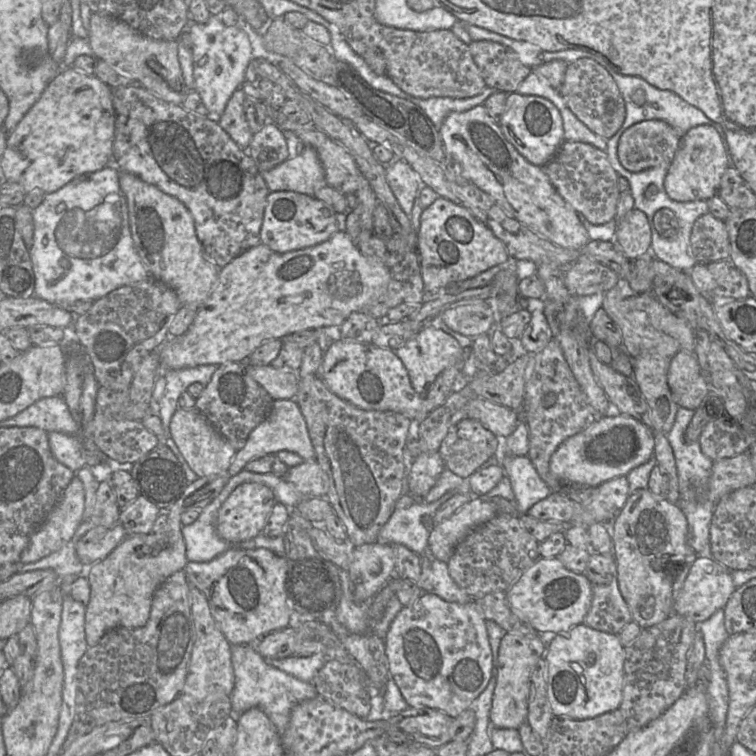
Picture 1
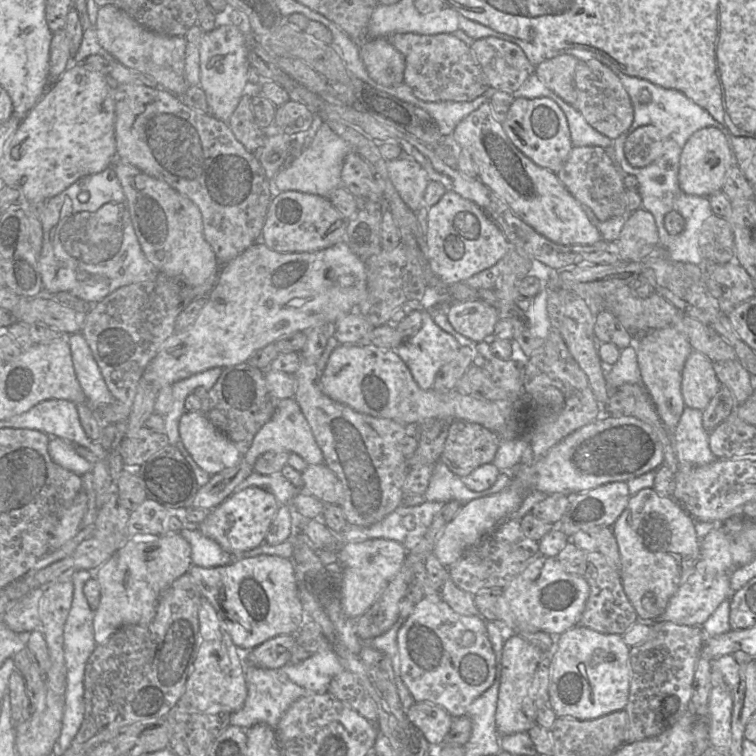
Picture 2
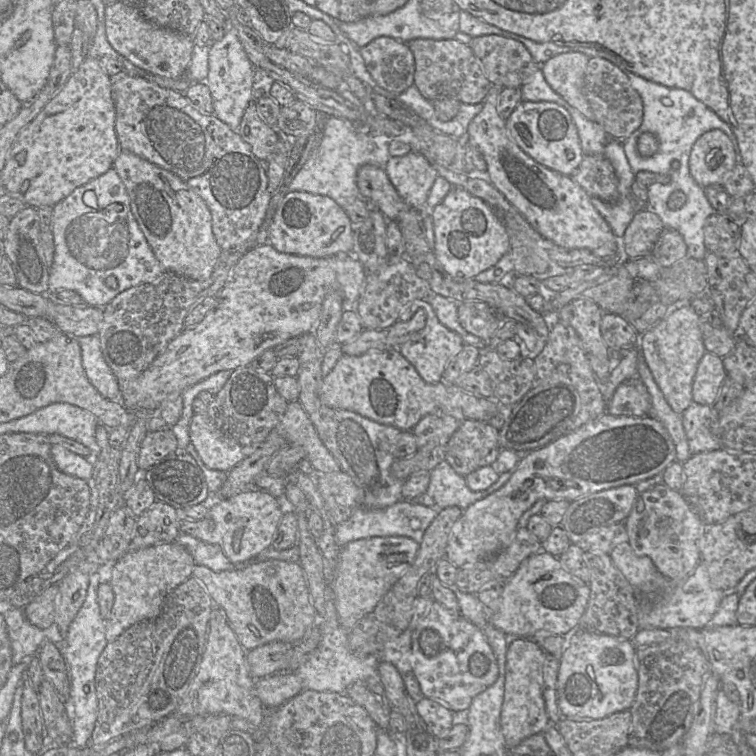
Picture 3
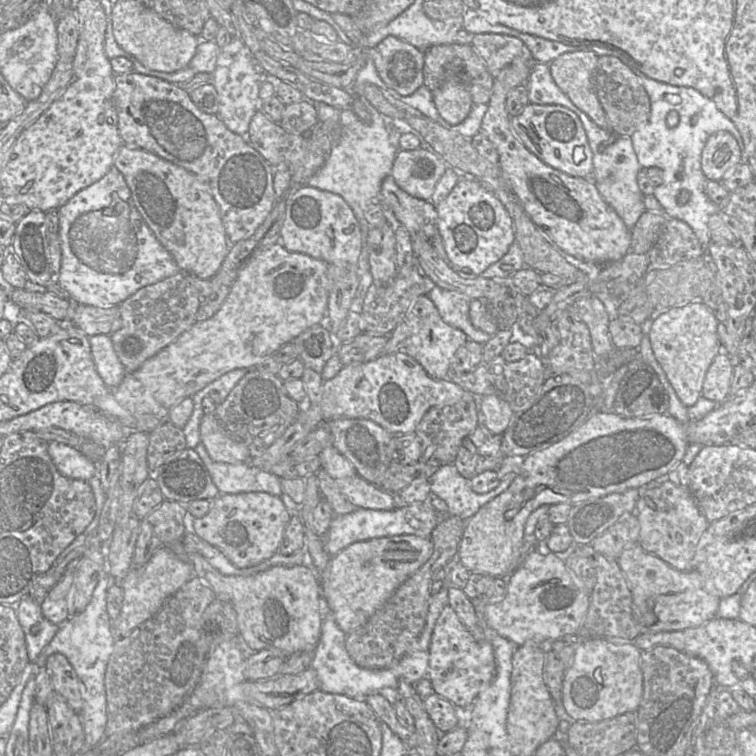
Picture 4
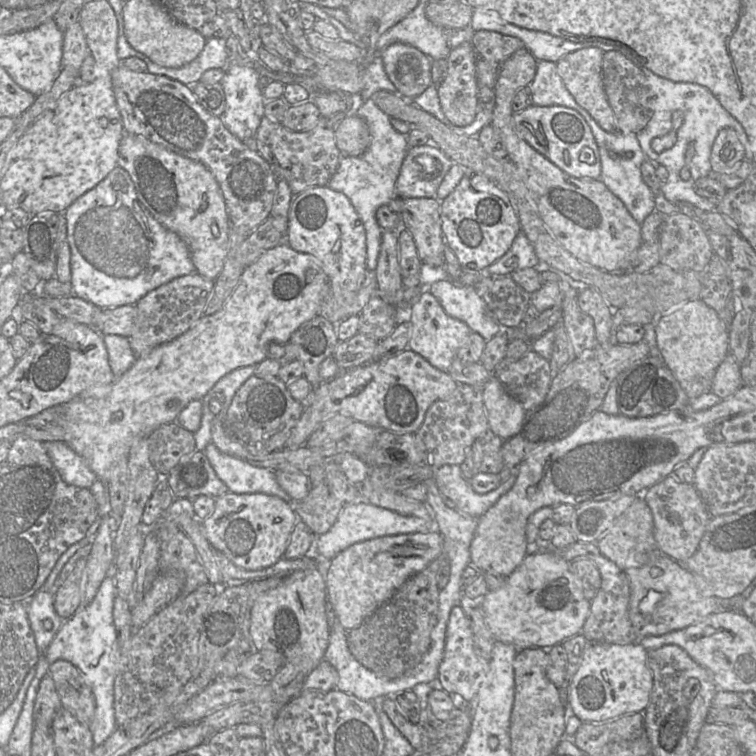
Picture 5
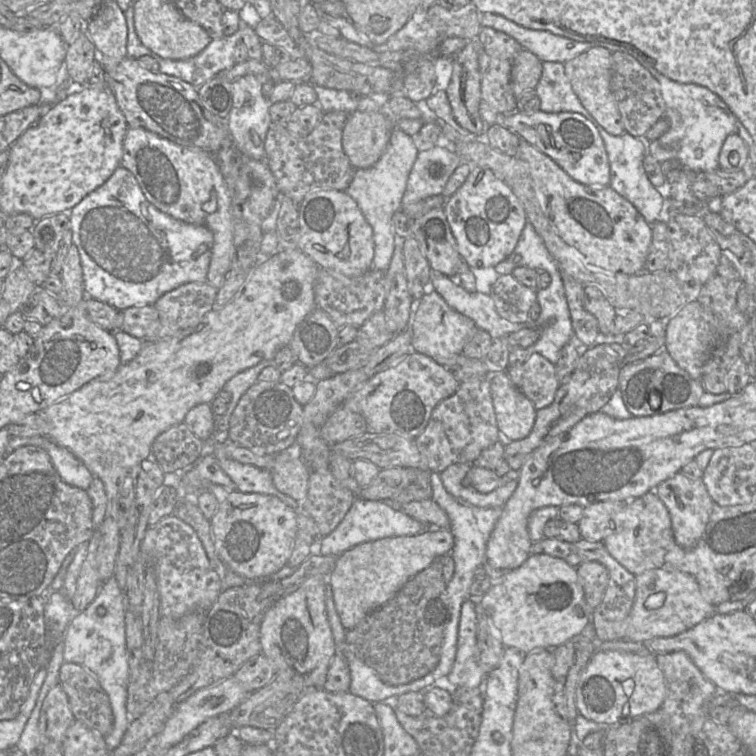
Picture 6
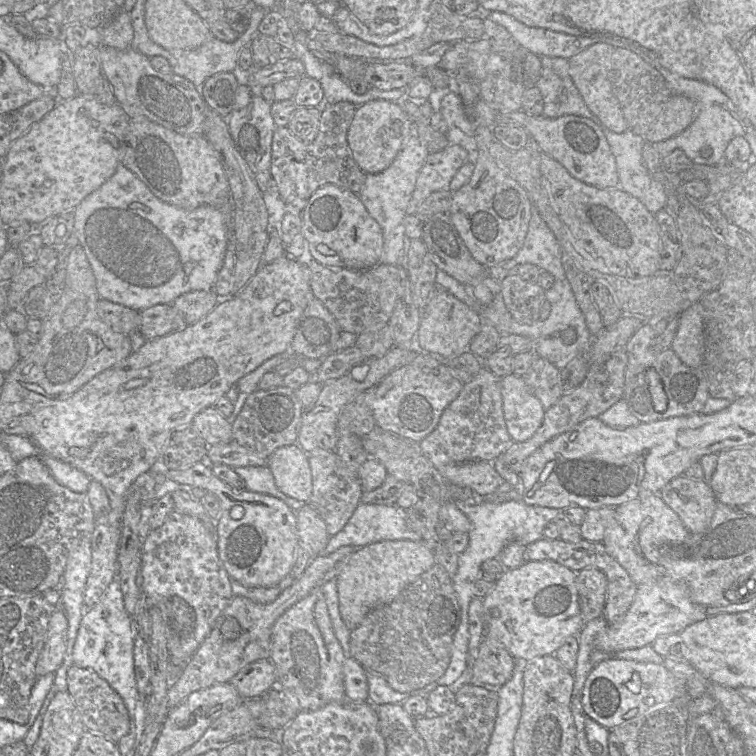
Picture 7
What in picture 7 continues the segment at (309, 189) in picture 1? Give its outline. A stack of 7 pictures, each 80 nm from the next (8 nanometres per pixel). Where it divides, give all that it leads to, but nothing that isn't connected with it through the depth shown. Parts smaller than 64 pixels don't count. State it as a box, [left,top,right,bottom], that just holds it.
[358,133,429,270]

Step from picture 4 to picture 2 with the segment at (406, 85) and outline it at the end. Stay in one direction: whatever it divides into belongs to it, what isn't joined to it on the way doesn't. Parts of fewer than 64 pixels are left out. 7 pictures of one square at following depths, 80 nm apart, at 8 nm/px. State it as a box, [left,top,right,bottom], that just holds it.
[360,38,404,86]

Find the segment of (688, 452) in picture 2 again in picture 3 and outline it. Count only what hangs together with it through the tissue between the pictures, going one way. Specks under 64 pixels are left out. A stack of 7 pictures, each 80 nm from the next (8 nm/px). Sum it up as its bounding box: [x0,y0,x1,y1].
[682,402,721,456]

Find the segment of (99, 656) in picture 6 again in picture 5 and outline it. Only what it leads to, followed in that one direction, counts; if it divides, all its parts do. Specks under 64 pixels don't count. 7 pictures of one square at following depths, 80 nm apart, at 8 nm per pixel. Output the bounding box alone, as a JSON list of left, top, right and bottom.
[42,575,121,745]

